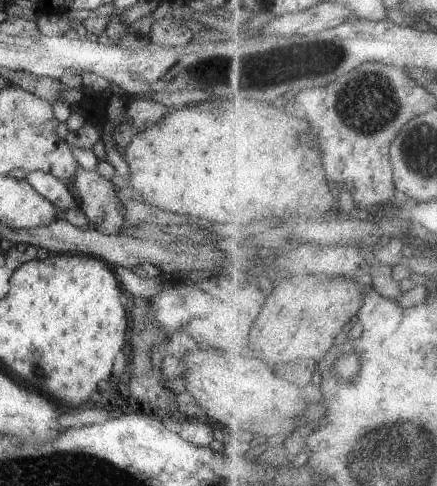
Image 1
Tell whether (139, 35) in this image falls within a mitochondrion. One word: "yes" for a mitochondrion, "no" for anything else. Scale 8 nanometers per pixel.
no

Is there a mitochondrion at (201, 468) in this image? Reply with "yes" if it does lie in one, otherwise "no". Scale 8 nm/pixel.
no

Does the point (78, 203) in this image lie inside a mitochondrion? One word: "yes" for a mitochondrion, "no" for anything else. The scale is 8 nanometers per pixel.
no

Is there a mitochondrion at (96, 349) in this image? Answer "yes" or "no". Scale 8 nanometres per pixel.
no

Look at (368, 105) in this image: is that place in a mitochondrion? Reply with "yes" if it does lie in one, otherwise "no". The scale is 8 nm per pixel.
yes

